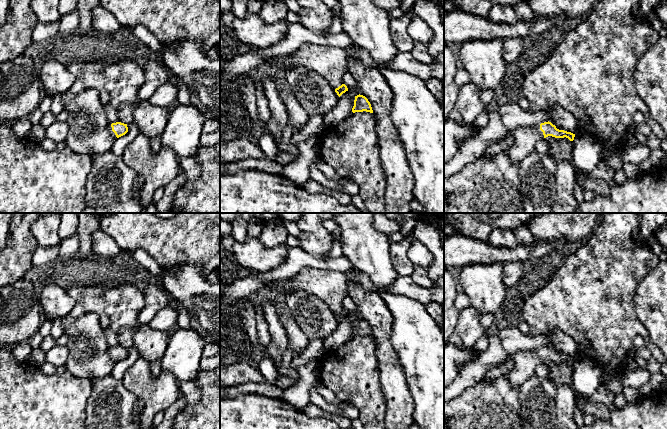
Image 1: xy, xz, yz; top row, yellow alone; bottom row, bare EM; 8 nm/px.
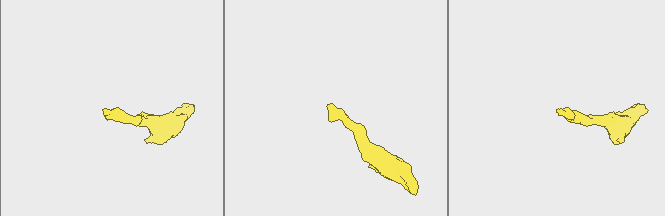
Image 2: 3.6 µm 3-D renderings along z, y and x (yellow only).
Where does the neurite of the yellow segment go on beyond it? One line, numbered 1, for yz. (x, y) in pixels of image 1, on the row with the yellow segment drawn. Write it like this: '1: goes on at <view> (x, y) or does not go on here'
1: goes on at yz (525, 138)

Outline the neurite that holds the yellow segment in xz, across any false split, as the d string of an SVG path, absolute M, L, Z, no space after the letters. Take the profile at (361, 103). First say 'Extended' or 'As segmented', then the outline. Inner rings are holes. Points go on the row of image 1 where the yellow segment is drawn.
As segmented. M359 94L355 96L352 112L355 113L355 112L363 112L363 111L373 113L371 104L368 101L368 99L365 96Z

